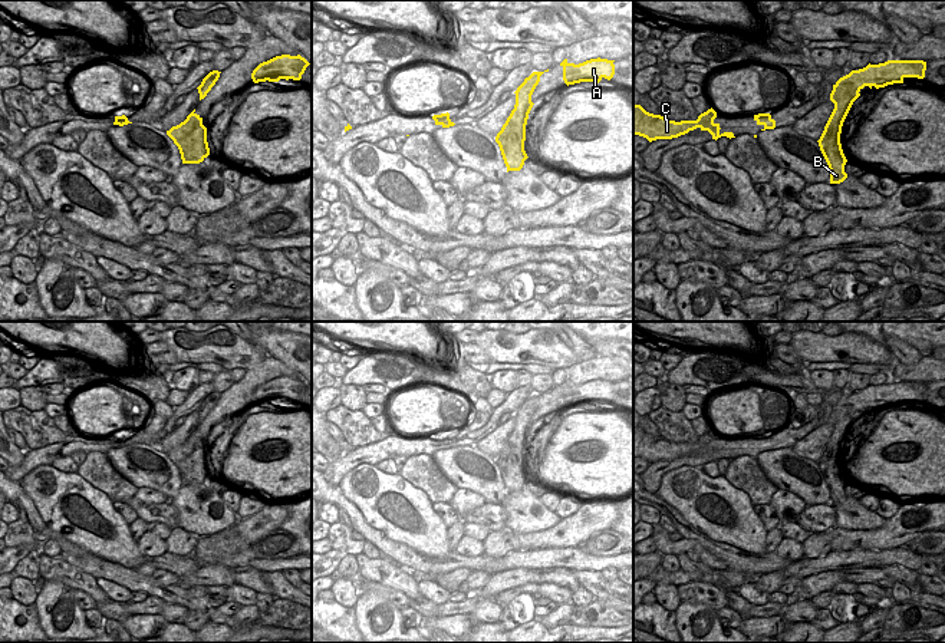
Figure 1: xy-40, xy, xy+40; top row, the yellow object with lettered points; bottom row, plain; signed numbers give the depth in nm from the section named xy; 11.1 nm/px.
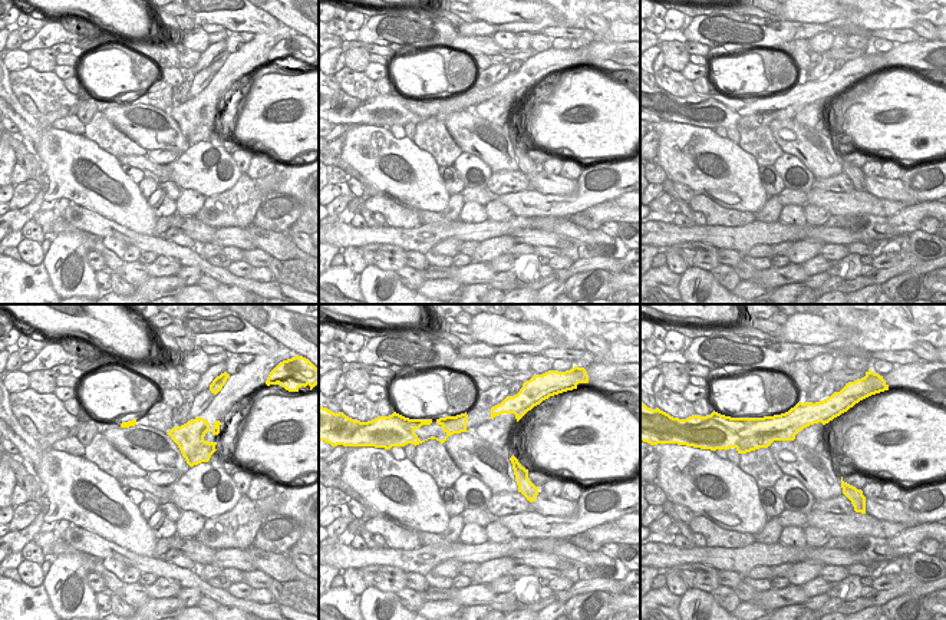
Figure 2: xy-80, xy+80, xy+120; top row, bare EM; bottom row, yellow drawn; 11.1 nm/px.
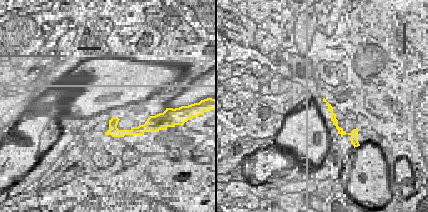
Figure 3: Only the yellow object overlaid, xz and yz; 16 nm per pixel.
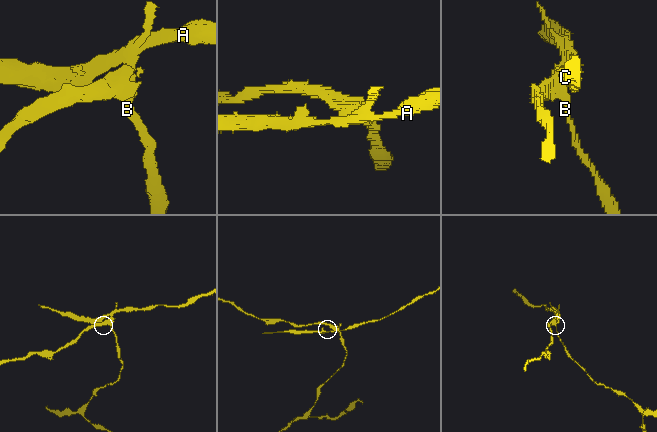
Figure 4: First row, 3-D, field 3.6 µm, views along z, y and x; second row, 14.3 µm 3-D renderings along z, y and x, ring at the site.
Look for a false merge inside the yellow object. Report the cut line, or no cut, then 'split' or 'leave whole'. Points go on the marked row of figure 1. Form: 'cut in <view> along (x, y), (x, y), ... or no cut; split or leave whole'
cut in xy+40 along (845, 85), (839, 89), (835, 105); split

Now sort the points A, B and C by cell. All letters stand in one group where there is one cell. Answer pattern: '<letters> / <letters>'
A C / B

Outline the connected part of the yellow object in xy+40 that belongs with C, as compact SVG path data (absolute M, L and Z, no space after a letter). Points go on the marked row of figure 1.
M633 105L633 135L646 138L649 142L656 139L672 139L699 128L708 131L712 139L721 136L735 138L732 132L720 132L720 123L715 123L717 112L711 108L701 113L697 121L669 121L661 115L646 112L641 105Z

